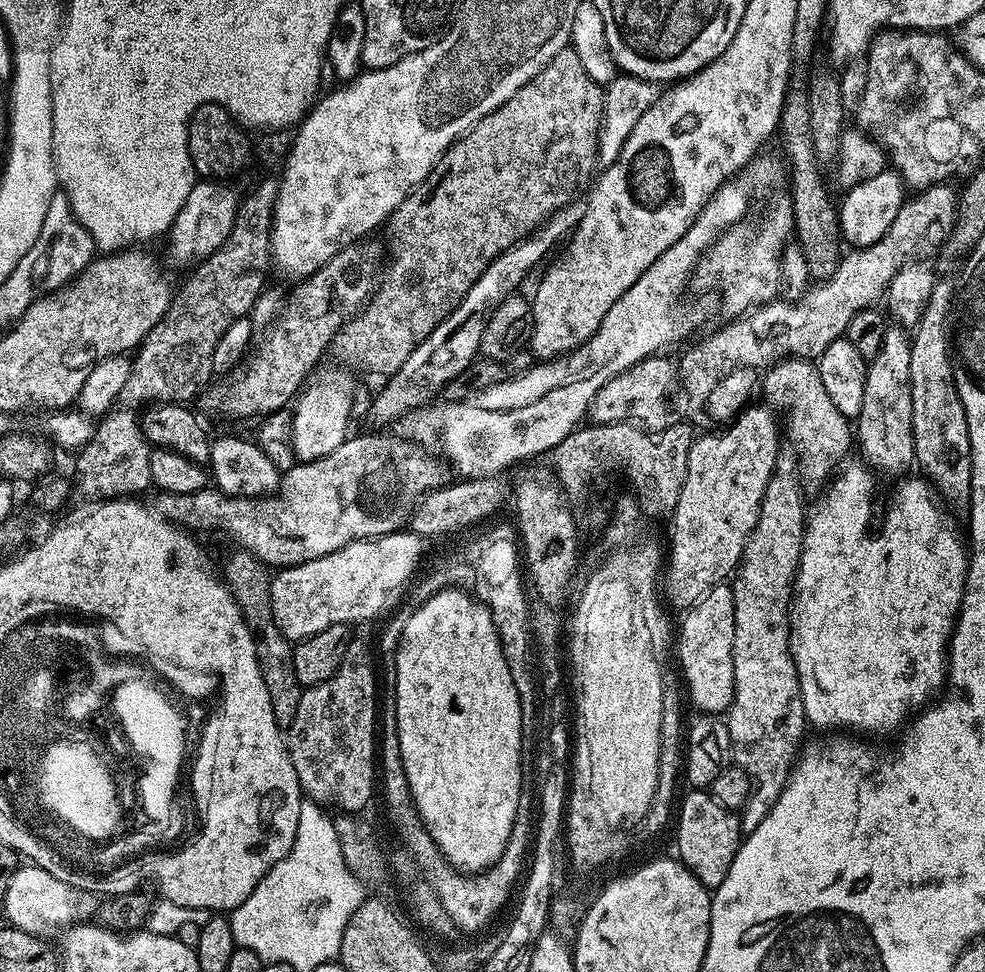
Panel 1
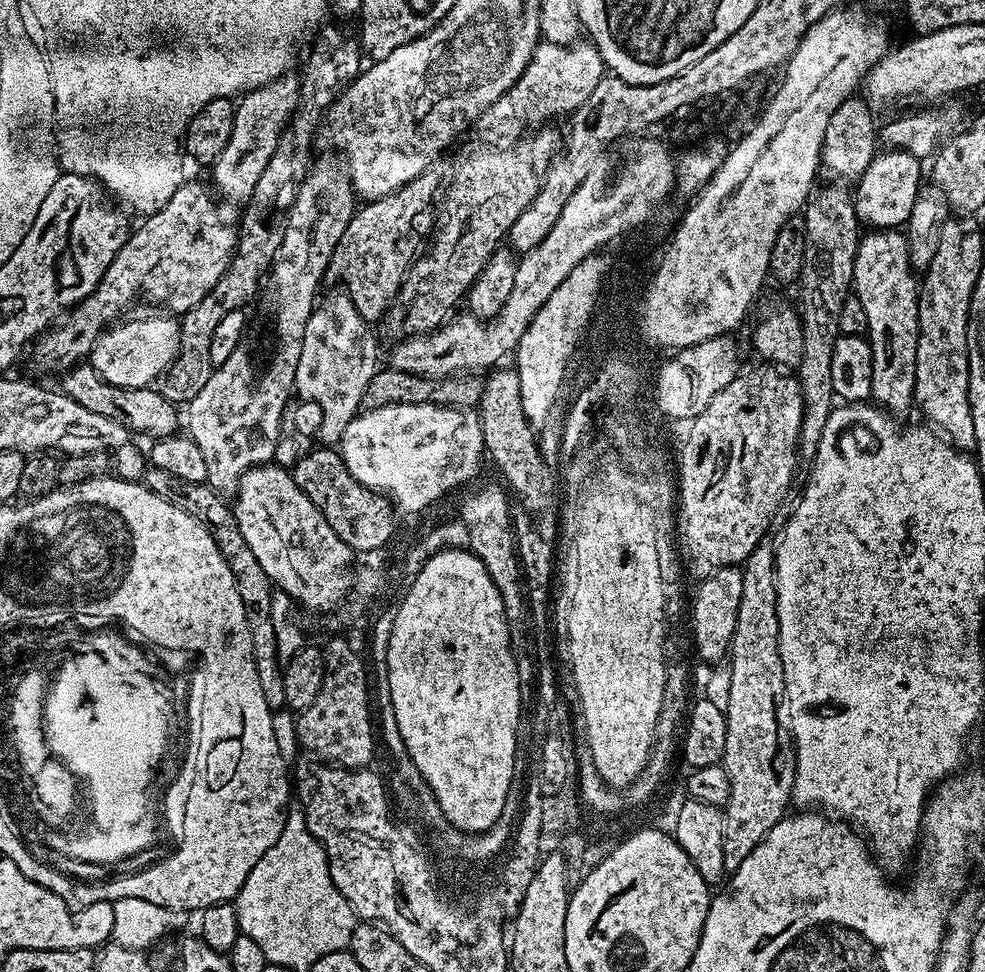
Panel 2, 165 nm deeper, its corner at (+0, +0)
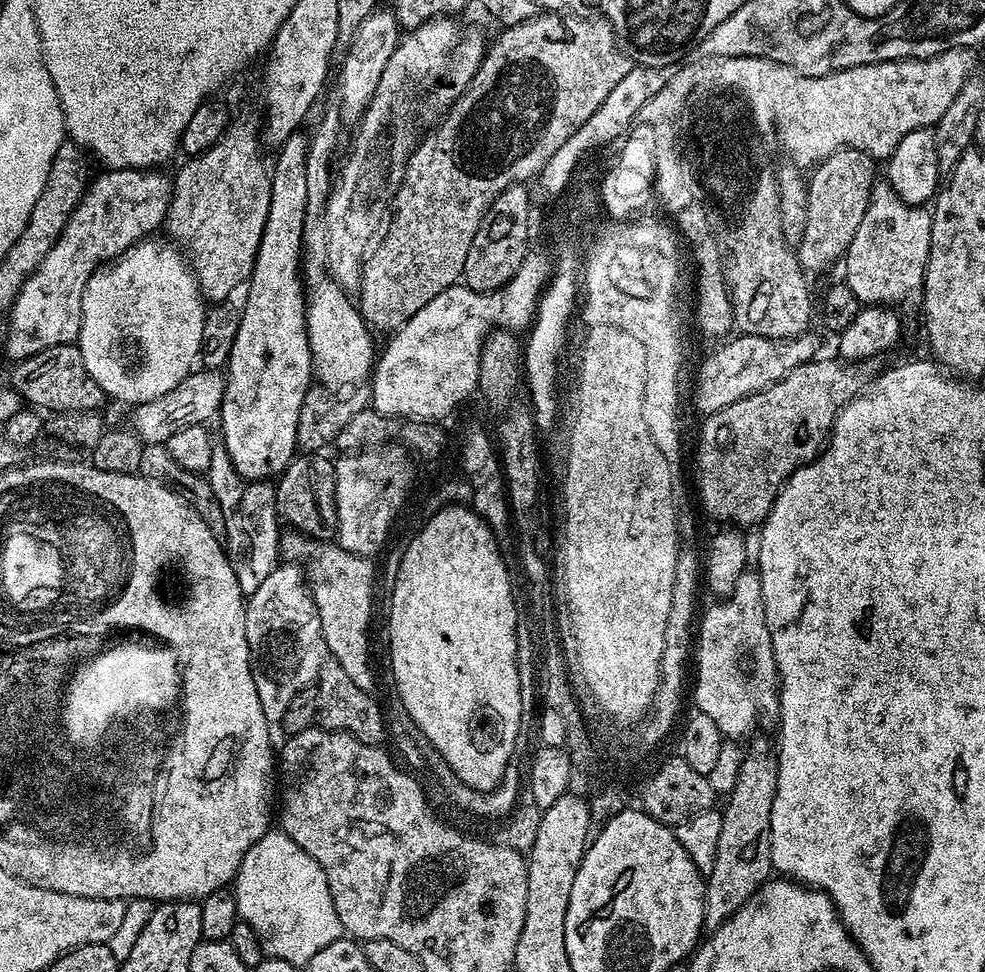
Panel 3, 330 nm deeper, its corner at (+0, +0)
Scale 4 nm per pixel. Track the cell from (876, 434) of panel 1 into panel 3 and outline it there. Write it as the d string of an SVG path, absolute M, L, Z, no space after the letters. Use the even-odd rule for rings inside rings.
M886 182L873 183L862 222L842 257L843 279L861 305L897 306L923 293L931 229L932 213L927 207L902 202Z

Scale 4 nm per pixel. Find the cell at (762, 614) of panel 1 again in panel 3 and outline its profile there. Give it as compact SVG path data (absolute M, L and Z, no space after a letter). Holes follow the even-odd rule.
M748 752L740 760L740 769L736 772L736 785L732 788L732 793L728 796L728 801L722 804L722 834L718 838L718 854L714 854L714 870L710 870L706 874L706 883L704 886L704 928L715 930L717 926L724 923L745 900L751 897L756 891L758 885L769 879L772 867L772 851L770 850L770 814L772 813L772 803L774 802L774 794L776 793L776 761L777 757L772 756L768 752Z

